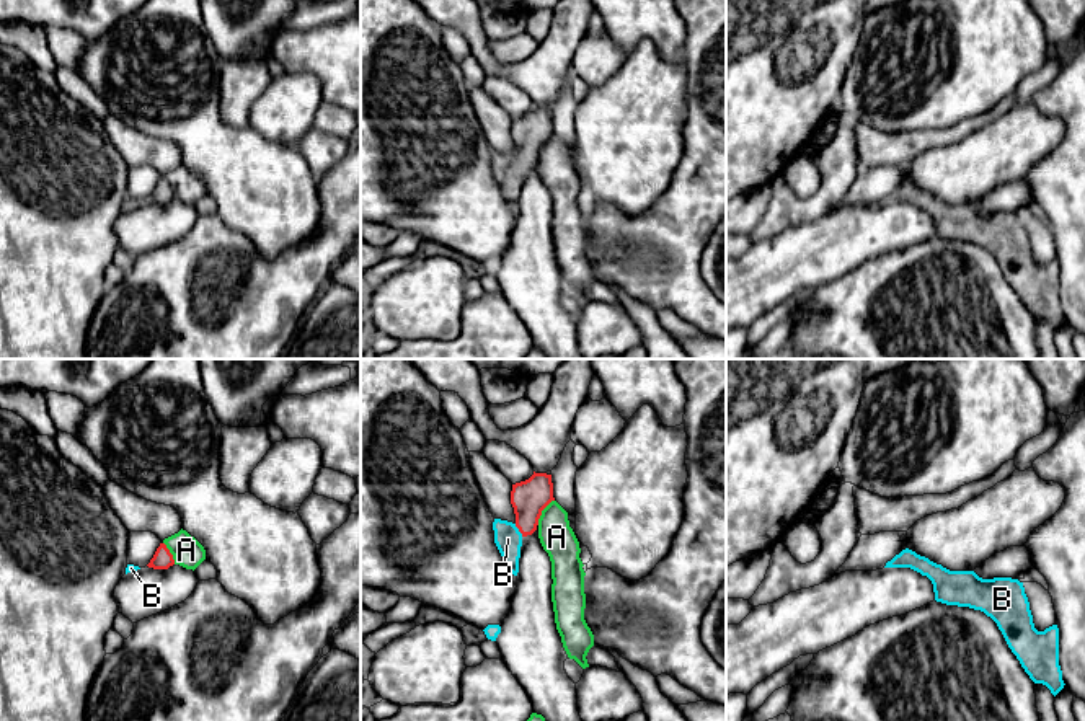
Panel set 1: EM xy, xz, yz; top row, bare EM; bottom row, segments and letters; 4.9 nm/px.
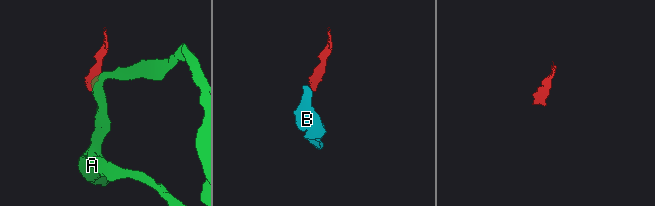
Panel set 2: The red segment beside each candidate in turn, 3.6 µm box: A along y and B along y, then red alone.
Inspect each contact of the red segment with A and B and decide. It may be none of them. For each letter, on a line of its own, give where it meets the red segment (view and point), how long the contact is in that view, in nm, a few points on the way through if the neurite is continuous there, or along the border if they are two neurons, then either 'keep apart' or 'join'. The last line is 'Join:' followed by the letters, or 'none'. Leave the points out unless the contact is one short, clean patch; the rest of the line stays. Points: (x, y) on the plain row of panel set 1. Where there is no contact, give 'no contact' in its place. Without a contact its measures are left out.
A: contact xz (540, 147); length 150 nm; border xz (553, 134), (542, 145), (537, 159); keep apart
B: contact xz (519, 165); length 80 nm; way xz (529, 132), (527, 154), (519, 165), (508, 173); join
Join: B

